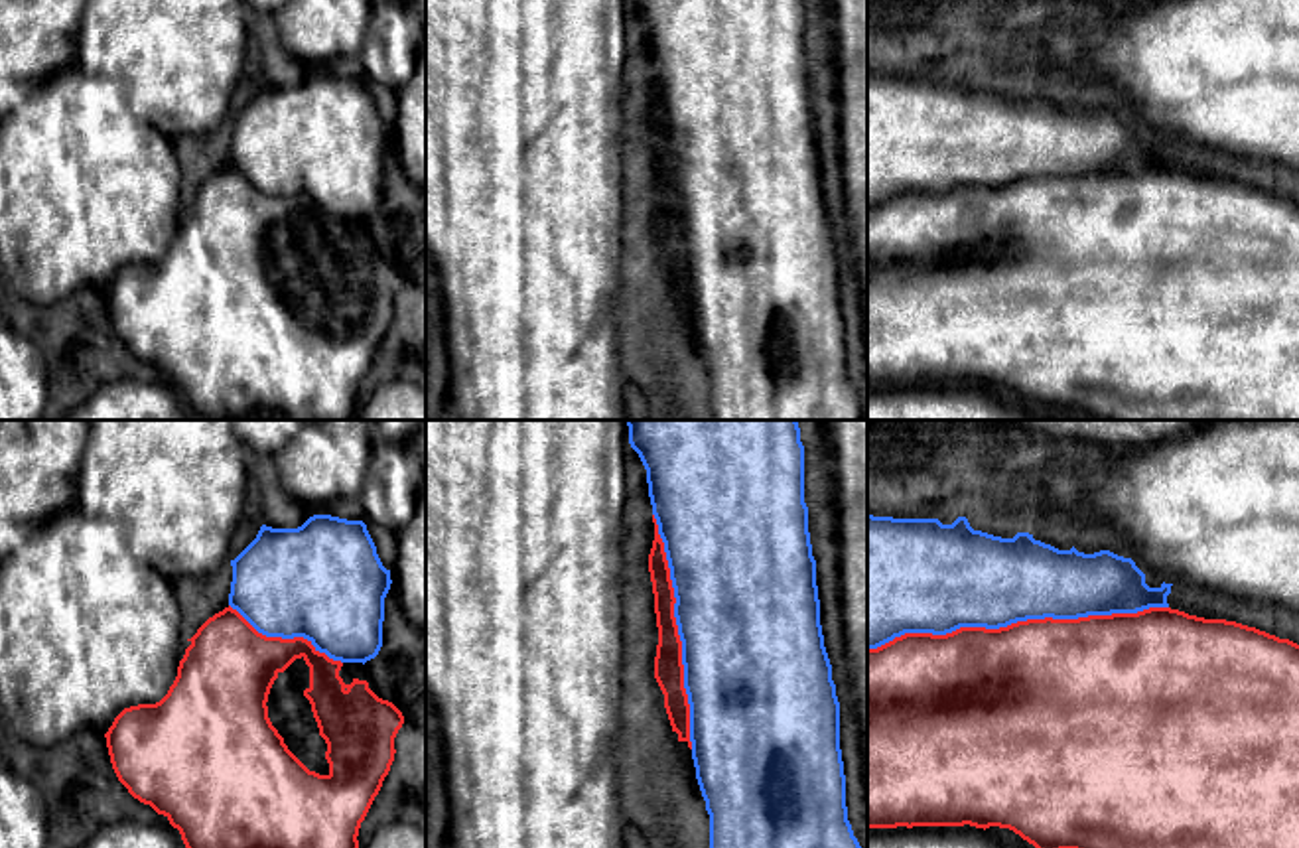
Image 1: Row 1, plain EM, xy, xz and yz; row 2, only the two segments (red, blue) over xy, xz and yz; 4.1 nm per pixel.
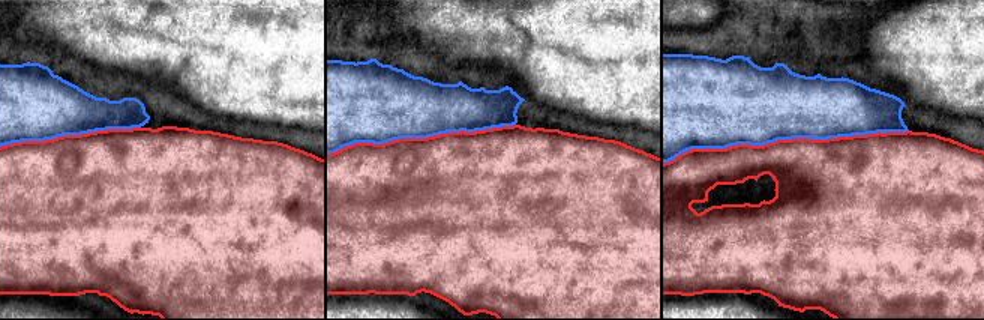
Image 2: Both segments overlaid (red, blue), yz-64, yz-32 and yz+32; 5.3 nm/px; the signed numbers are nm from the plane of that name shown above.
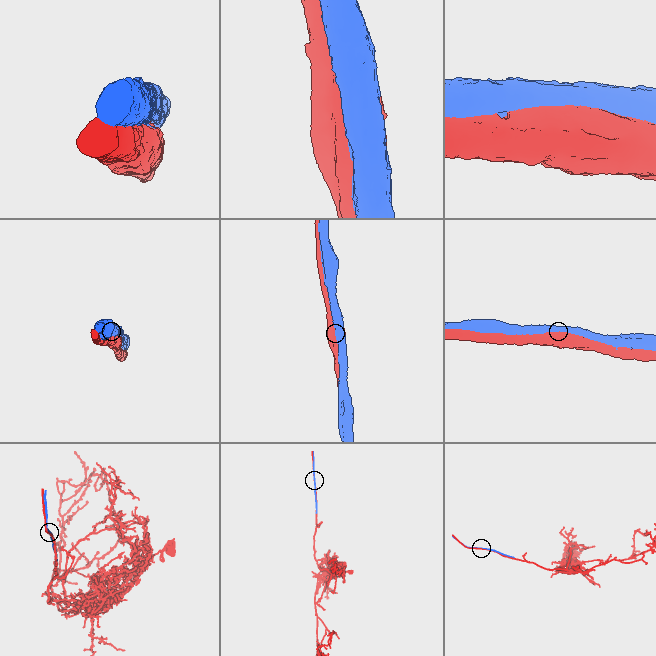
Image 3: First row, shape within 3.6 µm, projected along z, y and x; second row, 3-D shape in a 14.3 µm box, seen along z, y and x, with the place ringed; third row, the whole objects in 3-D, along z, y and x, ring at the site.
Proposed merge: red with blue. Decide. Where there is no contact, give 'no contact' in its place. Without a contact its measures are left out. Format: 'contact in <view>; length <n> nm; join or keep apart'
contact in yz; length 1250 nm; keep apart

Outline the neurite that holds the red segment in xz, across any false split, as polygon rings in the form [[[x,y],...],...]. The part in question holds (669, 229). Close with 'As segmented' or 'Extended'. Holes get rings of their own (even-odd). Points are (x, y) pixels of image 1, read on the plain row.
[[[654,81],[654,99],[649,112],[649,130],[654,152],[654,172],[658,185],[658,203],[654,215],[654,237],[664,252],[664,266],[672,284],[678,292],[678,300],[690,300],[690,262],[684,247],[684,223],[682,223],[682,199],[678,193],[678,183],[674,176],[674,146],[670,138],[670,126],[664,110],[664,101],[658,93],[658,83]]]. As segmented

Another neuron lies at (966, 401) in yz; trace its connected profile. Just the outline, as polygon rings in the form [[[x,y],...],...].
[[[897,385],[867,387],[867,420],[1059,420],[993,400],[984,387]]]

